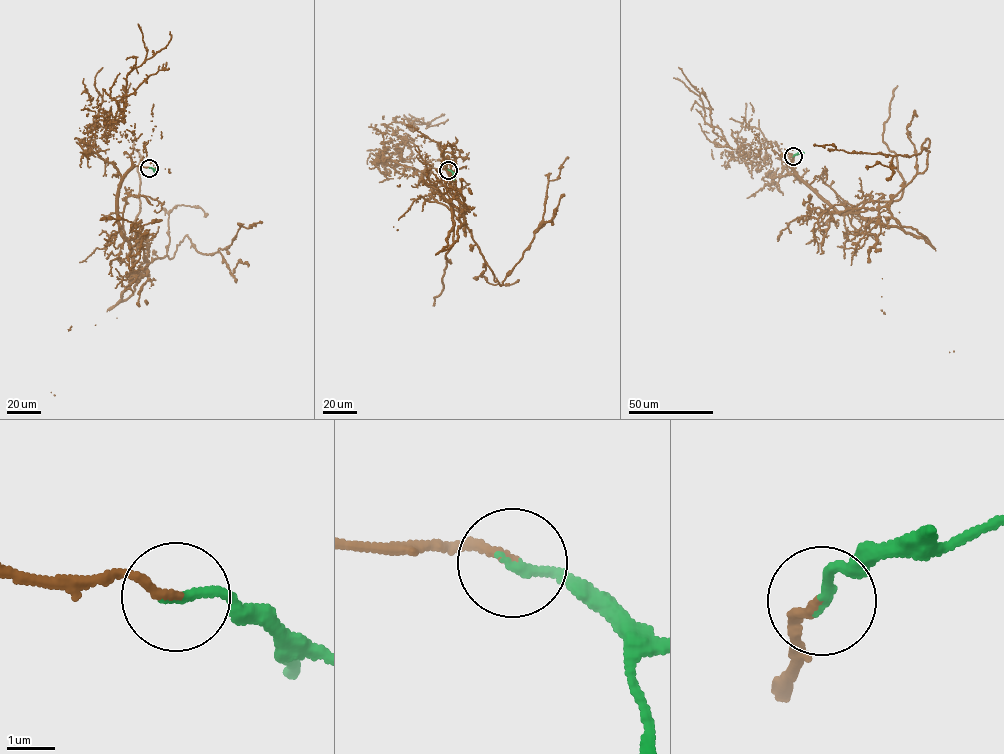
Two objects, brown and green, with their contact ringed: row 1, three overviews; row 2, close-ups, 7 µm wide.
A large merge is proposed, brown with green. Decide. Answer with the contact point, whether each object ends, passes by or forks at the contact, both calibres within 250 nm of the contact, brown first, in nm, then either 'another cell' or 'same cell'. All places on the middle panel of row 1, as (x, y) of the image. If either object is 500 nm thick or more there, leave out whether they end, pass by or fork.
(448, 170) | brown ends | green ends | 170/200 nm | same cell

